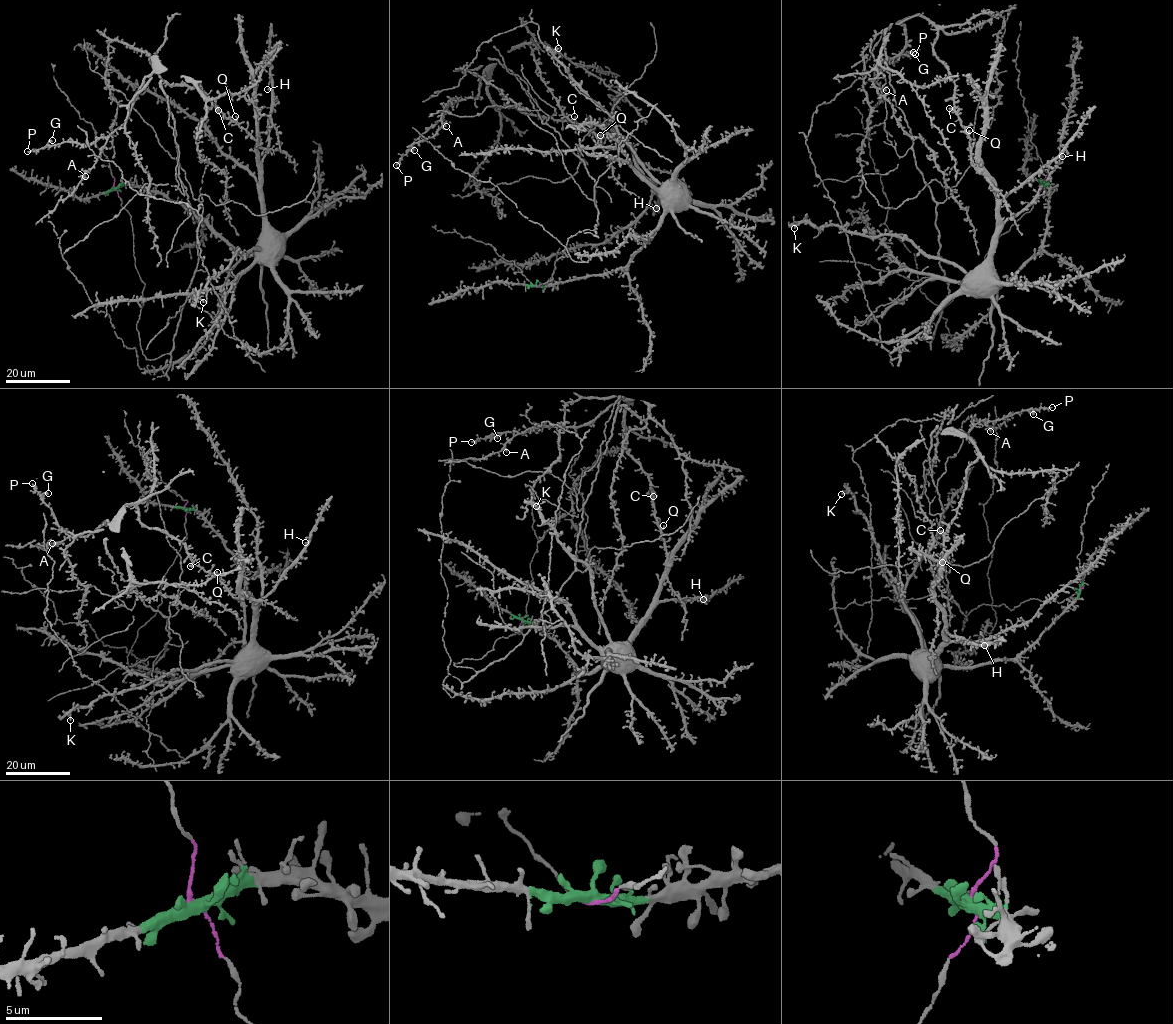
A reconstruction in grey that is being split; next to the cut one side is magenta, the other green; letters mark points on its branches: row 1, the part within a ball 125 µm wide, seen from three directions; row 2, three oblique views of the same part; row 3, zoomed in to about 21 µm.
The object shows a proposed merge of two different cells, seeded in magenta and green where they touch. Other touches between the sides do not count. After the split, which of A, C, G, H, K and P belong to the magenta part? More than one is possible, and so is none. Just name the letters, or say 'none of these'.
A, C, G, P

